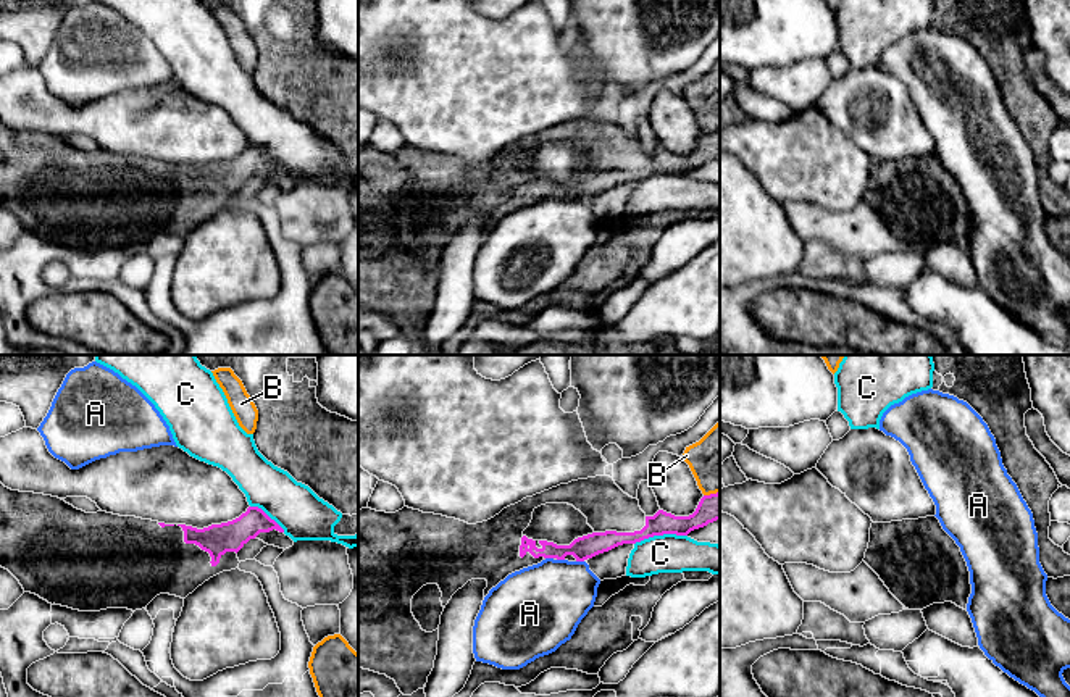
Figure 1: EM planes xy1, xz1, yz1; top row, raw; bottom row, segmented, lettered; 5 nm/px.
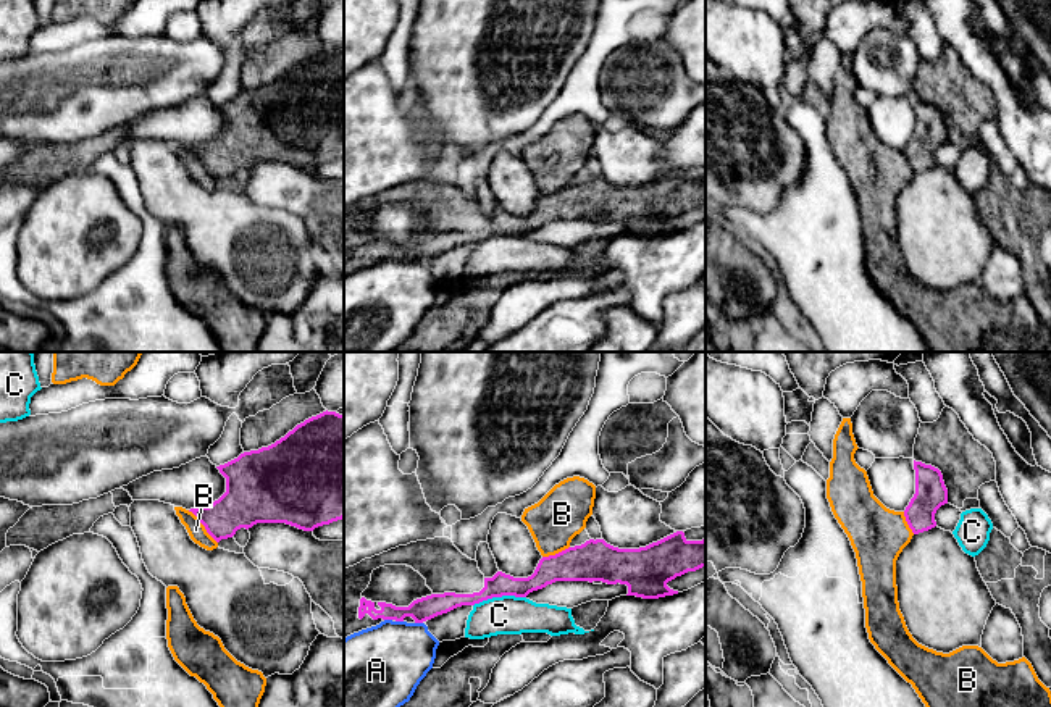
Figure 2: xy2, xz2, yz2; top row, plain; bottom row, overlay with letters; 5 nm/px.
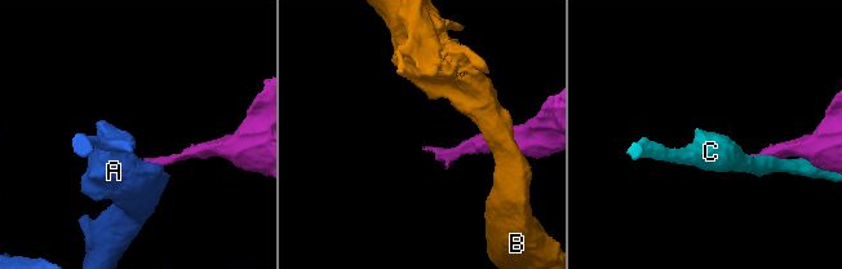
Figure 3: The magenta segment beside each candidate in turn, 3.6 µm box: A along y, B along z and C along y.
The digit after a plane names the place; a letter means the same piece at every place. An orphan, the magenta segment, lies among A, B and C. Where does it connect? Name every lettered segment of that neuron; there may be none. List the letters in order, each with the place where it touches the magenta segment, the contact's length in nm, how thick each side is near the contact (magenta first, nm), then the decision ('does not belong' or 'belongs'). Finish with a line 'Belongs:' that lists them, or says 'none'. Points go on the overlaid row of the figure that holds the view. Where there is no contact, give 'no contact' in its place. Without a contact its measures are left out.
A: xz1 (549, 557) | 40 nm | 120/420 nm | does not belong
B: xy2 (204, 525) | 220 nm | 240/90 nm | does not belong
C: xz1 (660, 534) | 260 nm | 110/190 nm | does not belong
Belongs: none

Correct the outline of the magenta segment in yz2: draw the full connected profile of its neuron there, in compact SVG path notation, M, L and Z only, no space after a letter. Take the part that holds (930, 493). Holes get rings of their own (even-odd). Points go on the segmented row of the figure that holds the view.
M914 460L915 494L904 510L906 521L914 534L936 526L936 510L948 504L948 489L938 468Z

